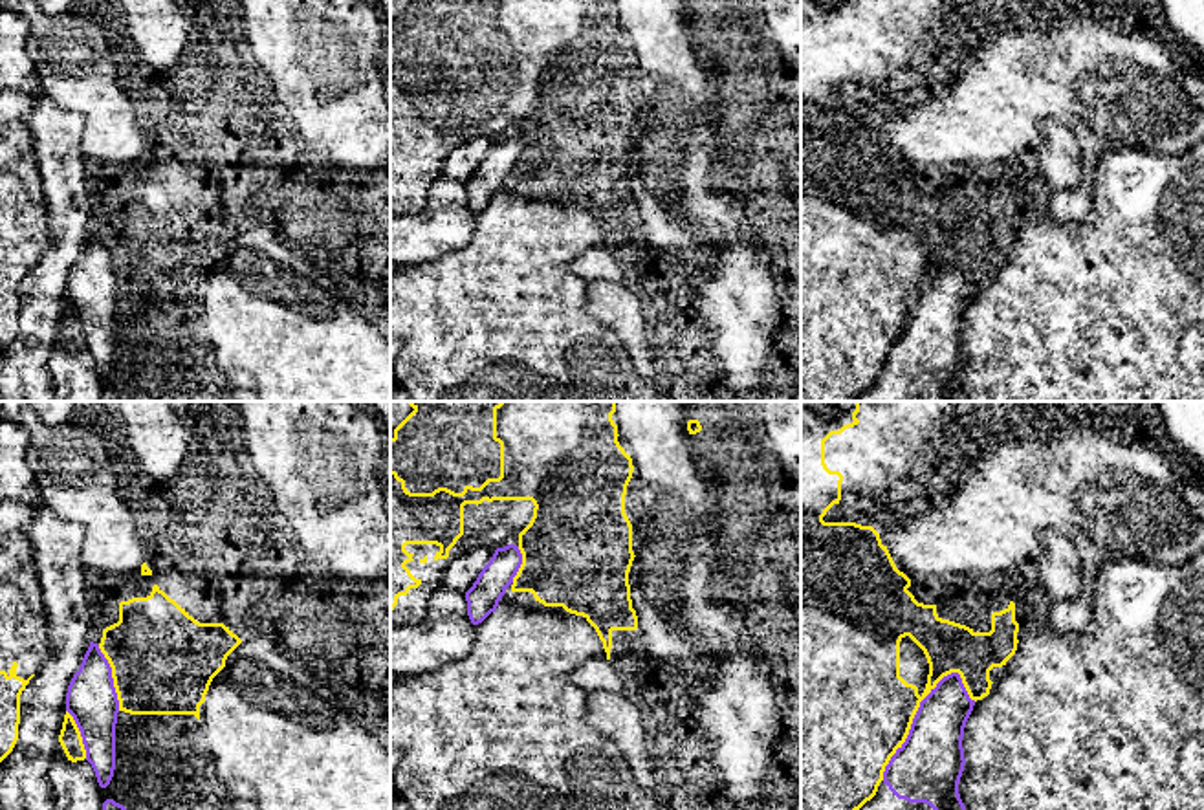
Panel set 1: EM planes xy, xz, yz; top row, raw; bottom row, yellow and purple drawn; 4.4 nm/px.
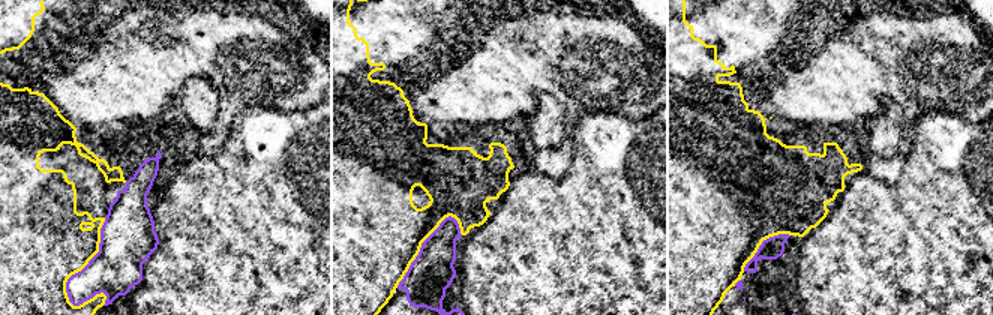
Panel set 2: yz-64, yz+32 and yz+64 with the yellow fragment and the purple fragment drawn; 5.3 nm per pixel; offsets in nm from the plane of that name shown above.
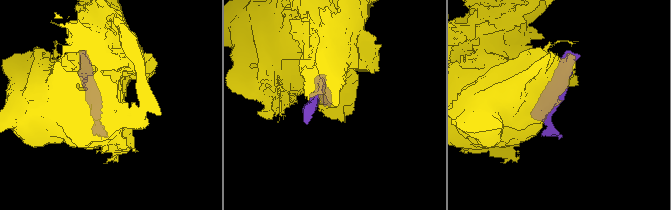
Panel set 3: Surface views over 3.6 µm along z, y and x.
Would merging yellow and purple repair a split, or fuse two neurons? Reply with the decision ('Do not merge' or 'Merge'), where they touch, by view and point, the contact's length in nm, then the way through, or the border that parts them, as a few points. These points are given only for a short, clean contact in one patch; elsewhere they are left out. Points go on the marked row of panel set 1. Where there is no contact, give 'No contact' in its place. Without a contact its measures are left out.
Do not merge. Touches yellow at yz (911, 722). Shared border 600 nm

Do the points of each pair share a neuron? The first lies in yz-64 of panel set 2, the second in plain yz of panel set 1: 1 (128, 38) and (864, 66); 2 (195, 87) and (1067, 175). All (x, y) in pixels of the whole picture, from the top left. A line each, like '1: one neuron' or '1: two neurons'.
1: one neuron
2: one neuron

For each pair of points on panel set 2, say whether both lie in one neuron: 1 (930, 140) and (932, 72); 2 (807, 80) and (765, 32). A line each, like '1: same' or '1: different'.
1: different
2: different

